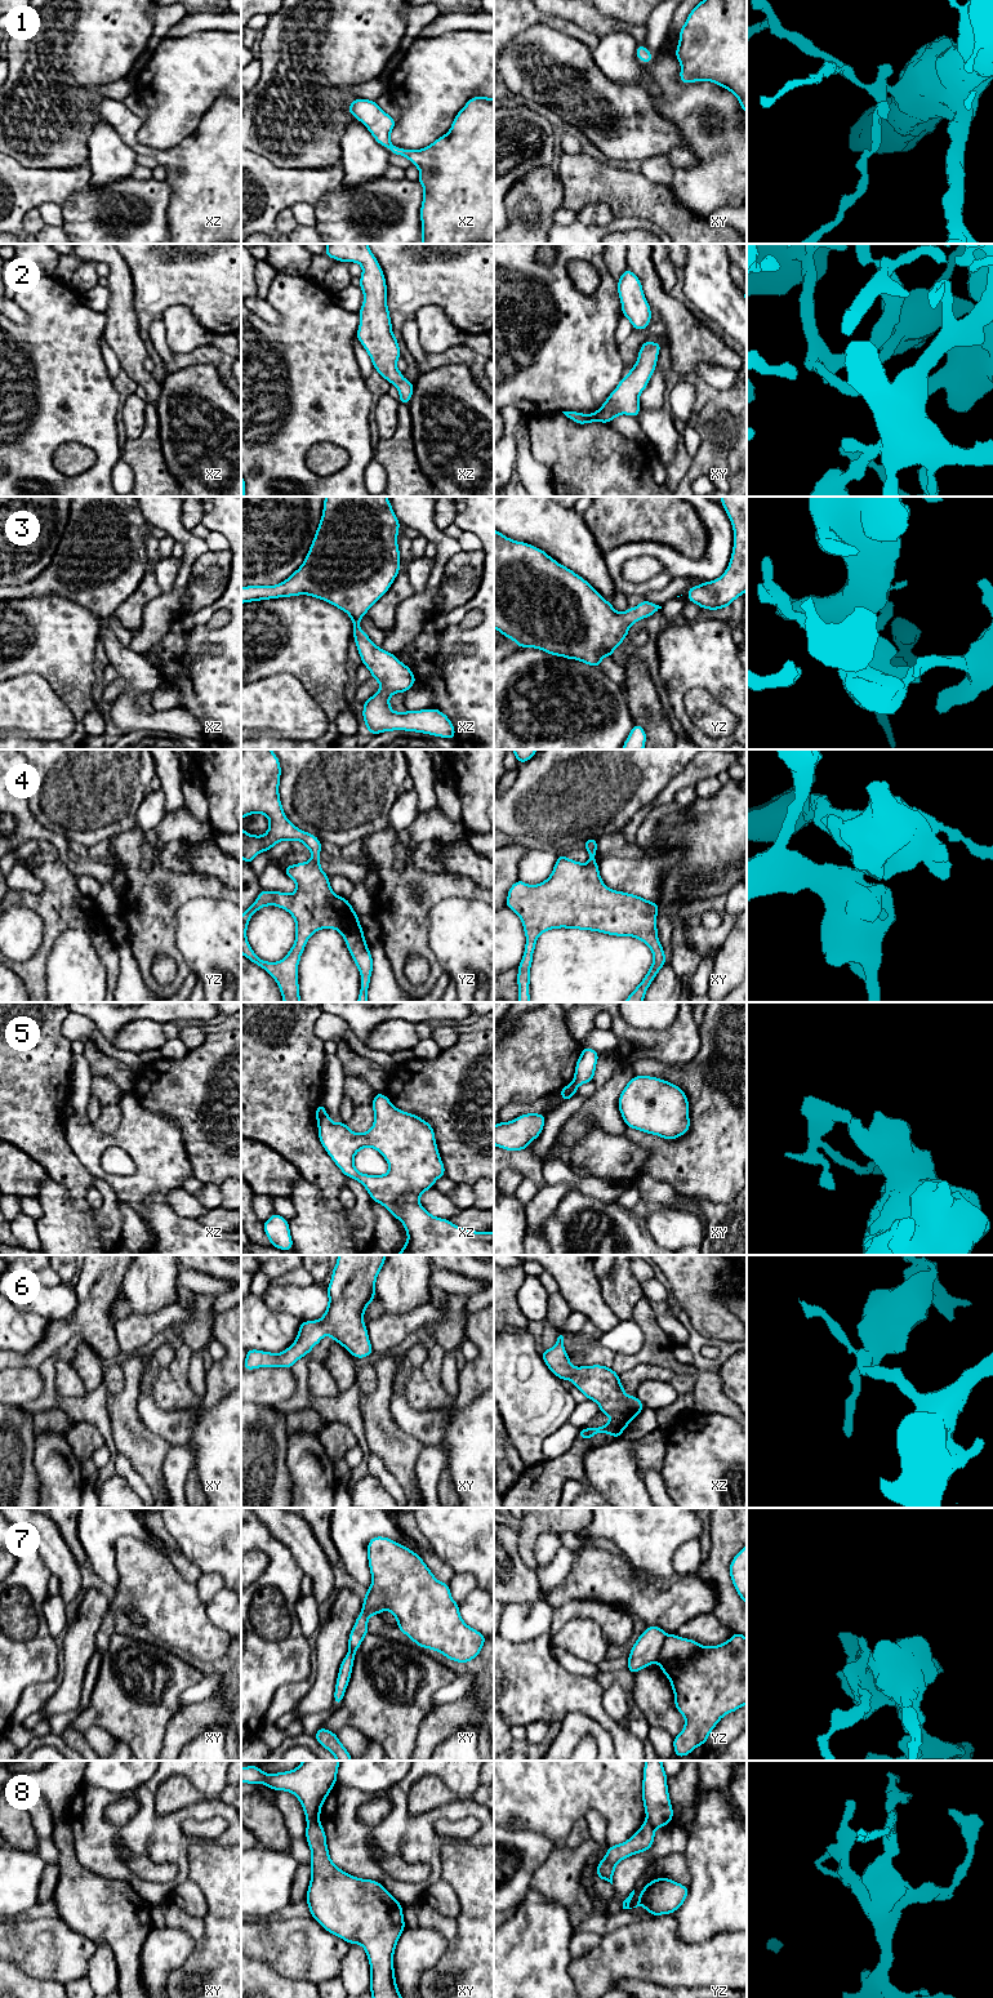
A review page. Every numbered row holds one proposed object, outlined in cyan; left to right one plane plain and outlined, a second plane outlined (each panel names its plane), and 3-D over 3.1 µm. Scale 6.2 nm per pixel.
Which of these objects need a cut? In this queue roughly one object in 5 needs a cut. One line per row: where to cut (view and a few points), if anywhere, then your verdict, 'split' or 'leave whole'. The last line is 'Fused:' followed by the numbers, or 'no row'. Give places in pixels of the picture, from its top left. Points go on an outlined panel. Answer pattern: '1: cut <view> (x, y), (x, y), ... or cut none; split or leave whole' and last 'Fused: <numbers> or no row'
1: cut none; leave whole
2: cut none; leave whole
3: cut none; leave whole
4: cut yz (312, 858), (319, 863); split
5: cut xz (325, 1113), (317, 1120); split
6: cut none; leave whole
7: cut yz (668, 1636), (655, 1660); split
8: cut xy (317, 1819), (307, 1824); split
Fused: 4, 5, 7, 8

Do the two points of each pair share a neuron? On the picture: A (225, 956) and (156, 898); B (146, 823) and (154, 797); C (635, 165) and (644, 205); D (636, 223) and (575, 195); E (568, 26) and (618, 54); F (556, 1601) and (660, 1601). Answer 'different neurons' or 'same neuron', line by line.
A: different neurons
B: same neuron
C: different neurons
D: different neurons
E: different neurons
F: same neuron

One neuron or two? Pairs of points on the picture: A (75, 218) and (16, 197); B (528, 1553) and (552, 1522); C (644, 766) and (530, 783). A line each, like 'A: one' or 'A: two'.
A: two
B: one
C: one

